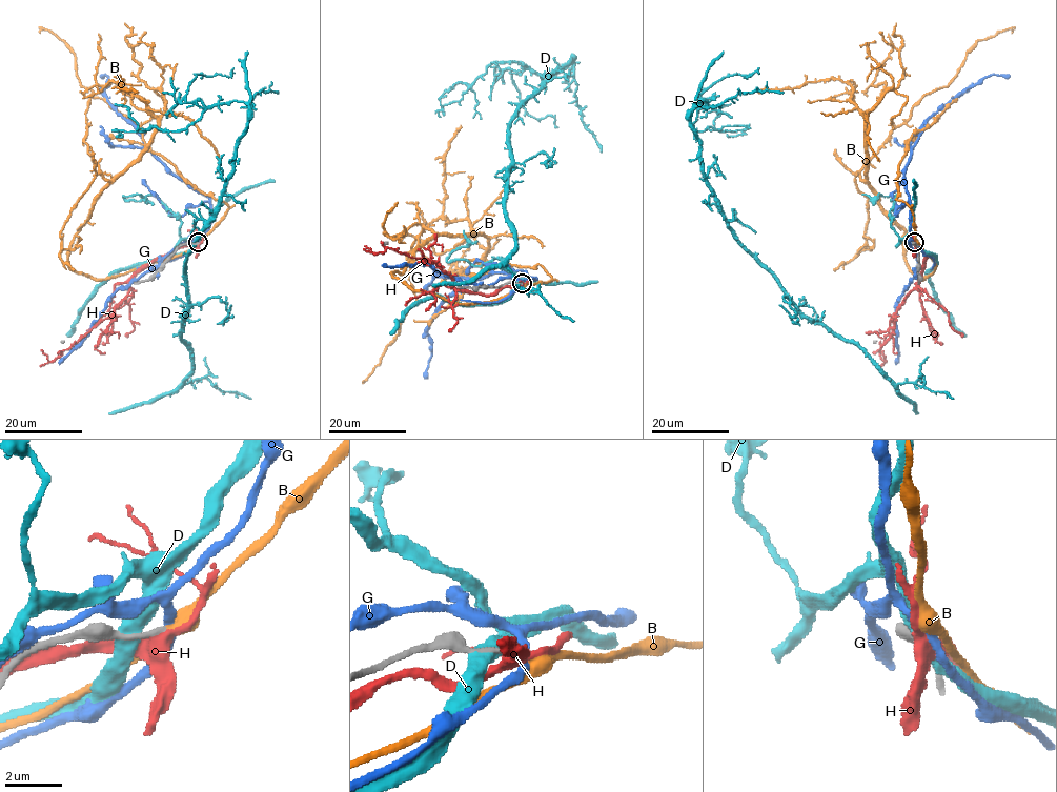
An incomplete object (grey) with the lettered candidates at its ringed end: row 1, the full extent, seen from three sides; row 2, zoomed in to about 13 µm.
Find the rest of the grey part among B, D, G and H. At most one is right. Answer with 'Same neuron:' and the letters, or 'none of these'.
Same neuron: B

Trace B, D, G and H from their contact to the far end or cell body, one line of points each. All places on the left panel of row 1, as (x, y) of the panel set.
B: (198, 243), (108, 279), (68, 266), (68, 245), (109, 182), (84, 141), (93, 92), (75, 53), (40, 33)
D: (194, 244), (175, 247), (184, 321), (185, 256), (218, 205), (248, 106), (121, 134)
G: (198, 243), (211, 219), (209, 199), (182, 181), (145, 145), (140, 133), (104, 96), (107, 77), (101, 77)
H: (197, 244), (179, 246), (145, 265), (133, 277), (129, 292), (109, 317), (54, 360), (41, 349)

